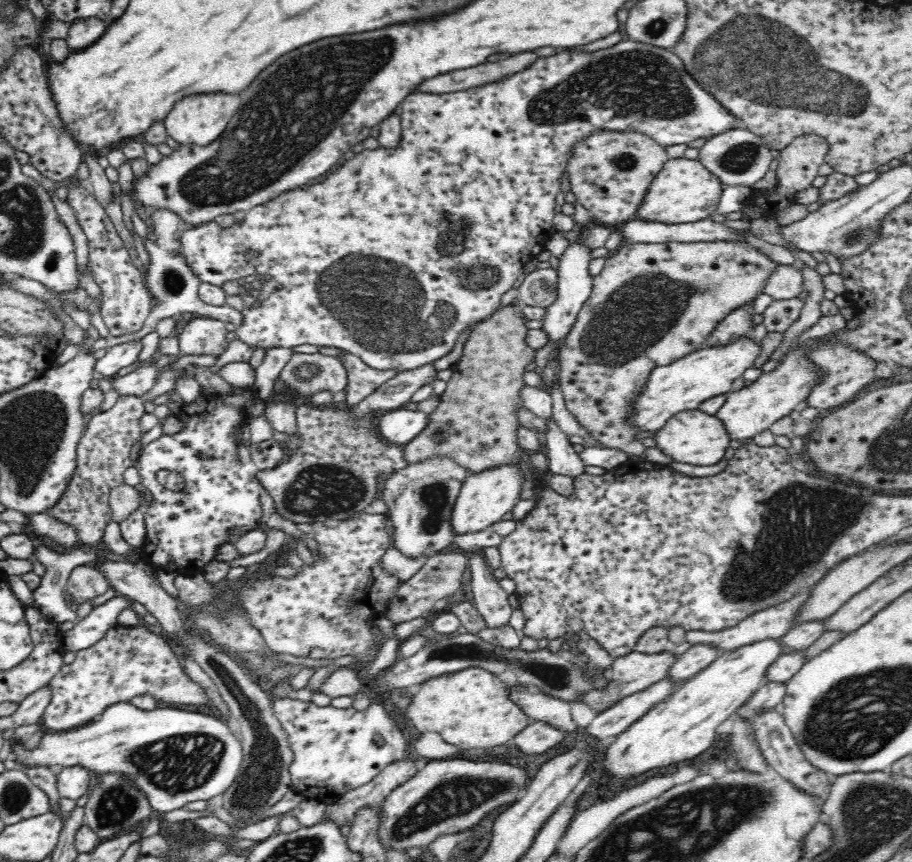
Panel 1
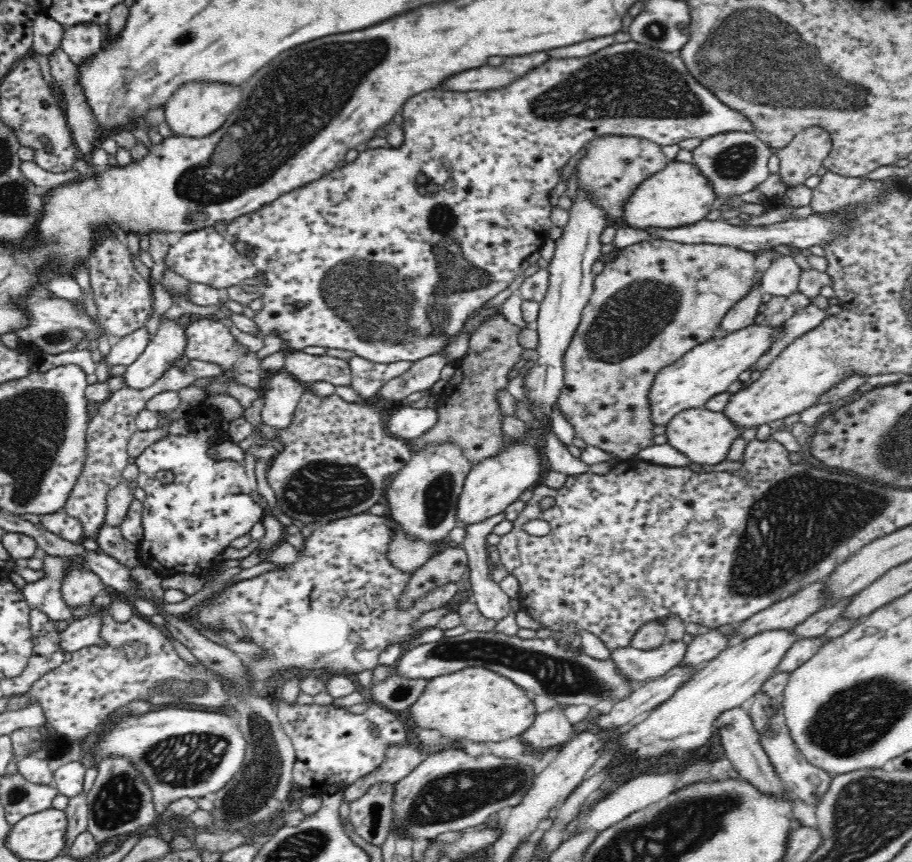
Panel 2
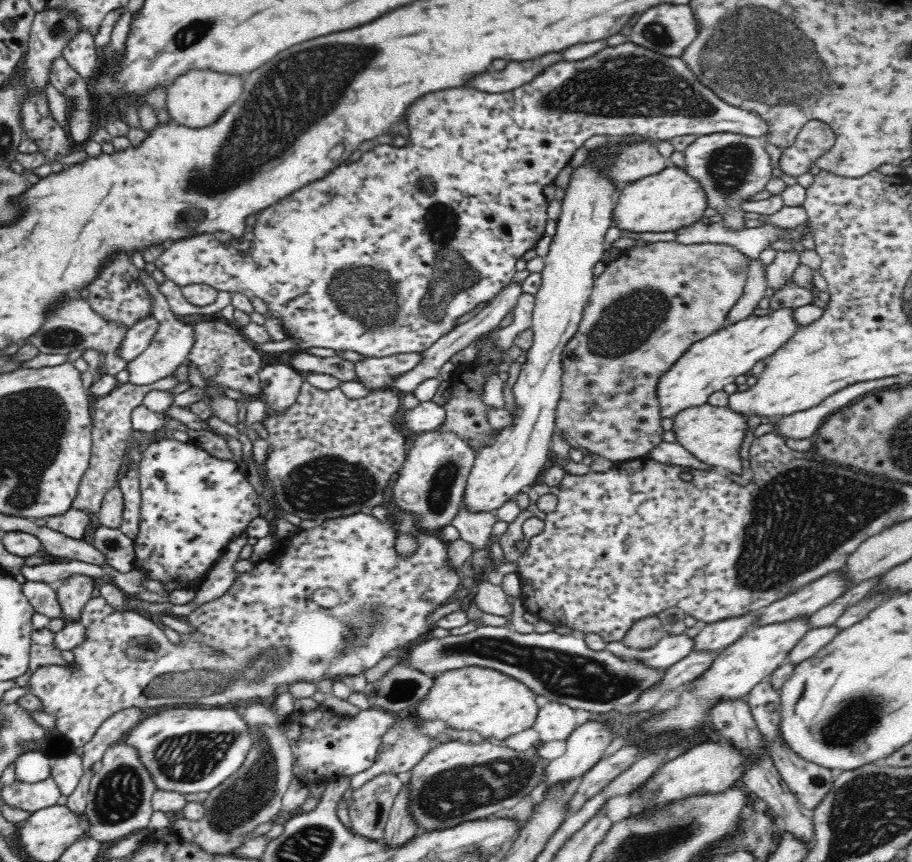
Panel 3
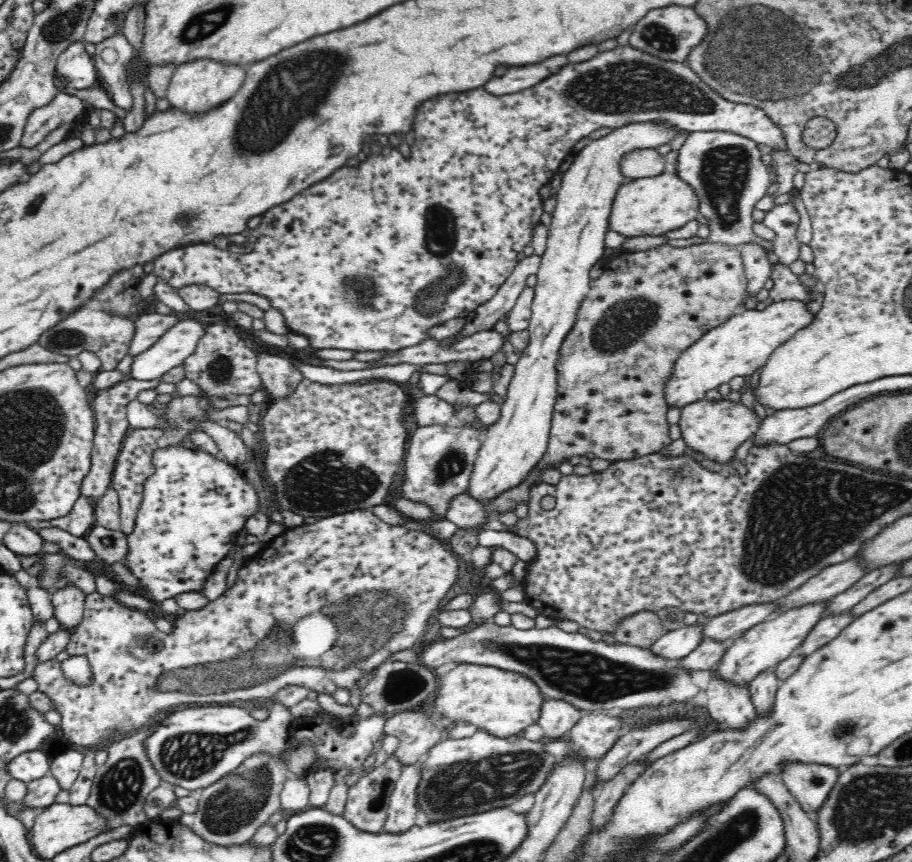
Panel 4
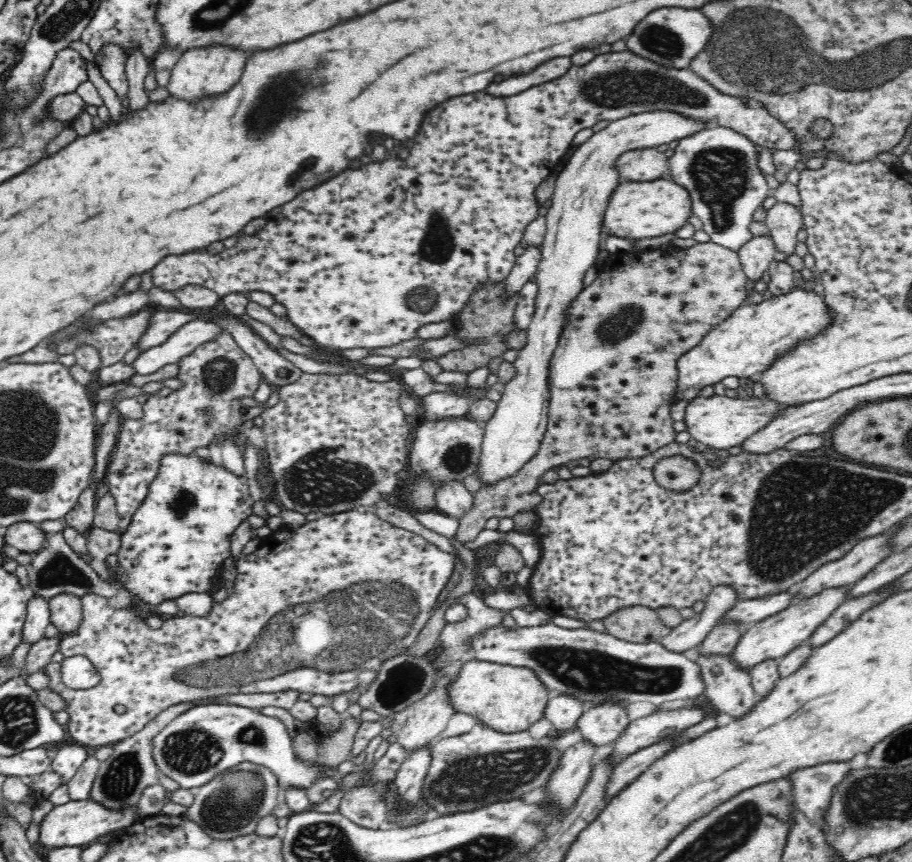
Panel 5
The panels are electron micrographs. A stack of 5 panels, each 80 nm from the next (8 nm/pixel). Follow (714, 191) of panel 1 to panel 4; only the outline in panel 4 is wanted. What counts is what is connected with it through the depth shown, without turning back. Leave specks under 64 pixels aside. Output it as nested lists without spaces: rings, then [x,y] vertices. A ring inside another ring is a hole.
[[[669,167],[658,176],[626,181],[618,189],[609,216],[609,230],[615,230],[624,237],[659,236],[670,232],[670,230],[682,228],[690,220],[698,218],[699,215],[699,198],[695,190],[678,176],[676,168]]]

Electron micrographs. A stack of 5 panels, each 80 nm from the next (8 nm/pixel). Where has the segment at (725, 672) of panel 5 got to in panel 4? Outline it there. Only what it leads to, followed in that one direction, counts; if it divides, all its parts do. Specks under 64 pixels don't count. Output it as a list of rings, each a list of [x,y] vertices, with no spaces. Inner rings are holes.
[[[712,677],[709,681],[708,688],[706,690],[706,696],[708,697],[707,709],[710,713],[710,717],[714,719],[717,726],[727,725],[726,729],[720,730],[732,730],[733,732],[746,732],[756,719],[756,709],[754,709],[754,703],[750,699],[750,691],[748,686],[738,687],[738,685],[732,685],[724,679],[718,679],[718,677]]]

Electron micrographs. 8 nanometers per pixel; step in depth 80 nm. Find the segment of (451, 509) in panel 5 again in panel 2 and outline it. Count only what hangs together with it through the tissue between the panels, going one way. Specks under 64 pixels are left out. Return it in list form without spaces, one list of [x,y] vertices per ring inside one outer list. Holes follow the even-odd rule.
[[[498,514],[498,516],[492,516],[488,518],[487,521],[479,522],[478,524],[471,524],[465,527],[467,532],[467,537],[465,541],[461,544],[463,549],[467,554],[467,563],[470,568],[470,582],[471,582],[471,592],[472,601],[476,603],[478,610],[490,620],[495,620],[495,622],[500,622],[500,620],[506,618],[510,613],[510,596],[508,596],[502,587],[494,581],[491,577],[492,565],[491,565],[491,554],[488,552],[488,546],[484,538],[486,534],[492,532],[492,528],[496,524],[500,524],[502,520],[506,520],[506,514]]]

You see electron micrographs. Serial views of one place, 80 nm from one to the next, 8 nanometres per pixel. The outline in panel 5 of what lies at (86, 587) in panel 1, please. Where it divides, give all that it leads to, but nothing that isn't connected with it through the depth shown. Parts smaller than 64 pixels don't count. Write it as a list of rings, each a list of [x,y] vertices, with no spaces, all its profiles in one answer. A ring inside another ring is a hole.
[[[60,592],[49,600],[51,623],[60,634],[71,634],[83,619],[81,597],[71,592]]]

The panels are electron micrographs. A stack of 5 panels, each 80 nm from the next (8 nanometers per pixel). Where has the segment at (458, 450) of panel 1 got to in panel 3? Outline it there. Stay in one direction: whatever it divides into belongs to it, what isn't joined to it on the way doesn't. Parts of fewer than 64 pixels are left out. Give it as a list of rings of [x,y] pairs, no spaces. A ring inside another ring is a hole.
[[[499,327],[492,328],[490,332],[484,332],[479,338],[476,338],[476,354],[474,354],[474,359],[457,365],[455,373],[448,382],[448,400],[442,406],[444,407],[444,422],[436,430],[442,433],[456,433],[462,441],[466,441],[474,449],[476,454],[482,449],[489,447],[493,441],[494,434],[497,434],[497,431],[488,420],[488,411],[492,407],[484,403],[482,394],[489,376],[496,374],[501,377],[505,375],[508,367],[507,363],[504,362],[507,350],[501,350],[495,344],[497,341],[495,340],[495,332],[498,330]]]

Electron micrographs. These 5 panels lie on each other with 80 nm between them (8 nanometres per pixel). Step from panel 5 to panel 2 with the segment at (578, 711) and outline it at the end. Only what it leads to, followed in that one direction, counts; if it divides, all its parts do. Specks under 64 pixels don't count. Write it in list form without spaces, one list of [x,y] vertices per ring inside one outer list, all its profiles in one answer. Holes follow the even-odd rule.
[[[556,706],[550,710],[542,712],[535,717],[533,724],[520,736],[528,751],[548,749],[550,747],[564,746],[566,742],[573,738],[574,728],[570,720],[566,717],[564,706]]]

